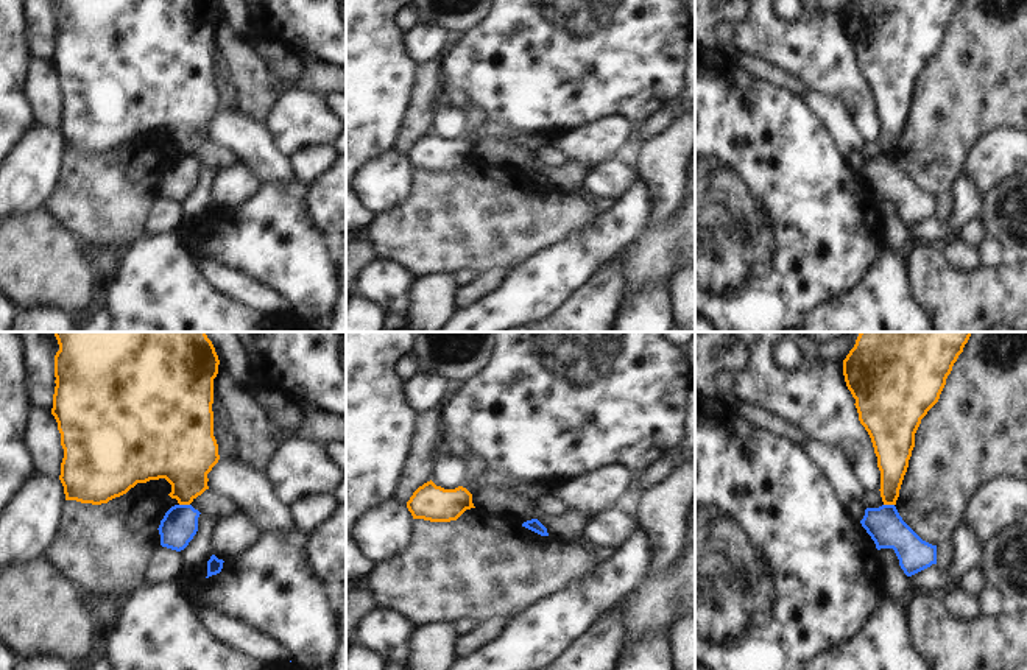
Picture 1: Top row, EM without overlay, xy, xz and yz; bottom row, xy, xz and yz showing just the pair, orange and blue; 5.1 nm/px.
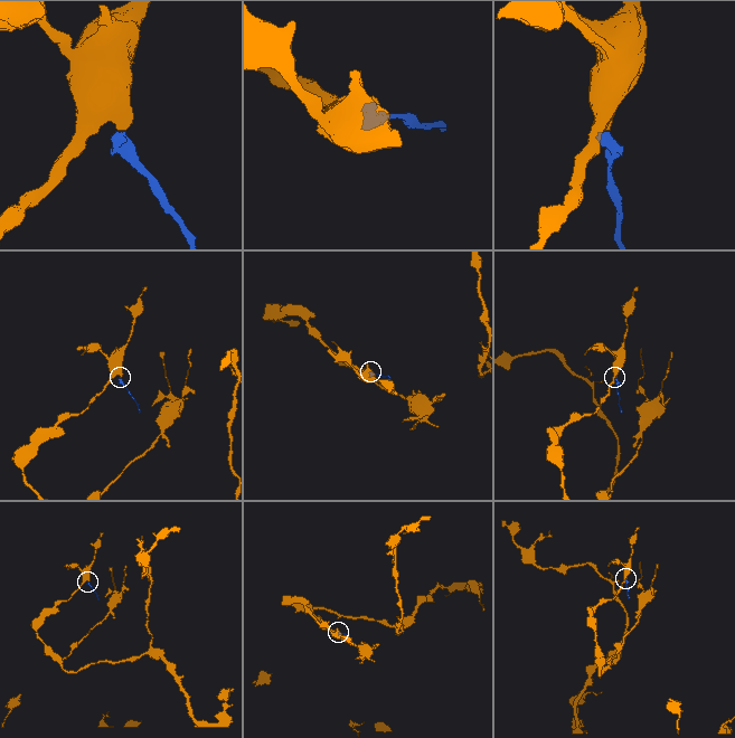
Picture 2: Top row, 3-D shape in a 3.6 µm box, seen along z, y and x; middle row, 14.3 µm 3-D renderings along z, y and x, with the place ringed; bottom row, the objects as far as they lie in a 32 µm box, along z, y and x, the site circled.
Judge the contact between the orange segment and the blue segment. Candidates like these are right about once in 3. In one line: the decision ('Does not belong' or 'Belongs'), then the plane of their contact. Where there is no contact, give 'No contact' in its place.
Does not belong. Touches orange in xy.

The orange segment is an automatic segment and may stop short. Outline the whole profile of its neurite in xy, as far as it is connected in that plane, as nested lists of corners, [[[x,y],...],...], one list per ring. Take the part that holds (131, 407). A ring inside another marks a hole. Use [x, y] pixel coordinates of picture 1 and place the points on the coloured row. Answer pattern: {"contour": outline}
{"contour": [[[55,332],[59,351],[55,355],[55,394],[51,414],[58,422],[64,458],[59,480],[64,486],[65,500],[101,505],[126,494],[137,483],[165,478],[171,485],[171,499],[179,505],[190,505],[207,486],[207,474],[218,463],[218,444],[214,436],[214,379],[218,374],[218,355],[206,332]]]}

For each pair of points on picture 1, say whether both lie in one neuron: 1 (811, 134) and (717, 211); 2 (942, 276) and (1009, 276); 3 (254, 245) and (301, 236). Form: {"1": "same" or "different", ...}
{"1": "same", "2": "same", "3": "same"}

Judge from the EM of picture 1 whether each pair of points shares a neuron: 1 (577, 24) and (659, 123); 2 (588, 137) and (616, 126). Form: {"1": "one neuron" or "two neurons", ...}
{"1": "two neurons", "2": "one neuron"}

